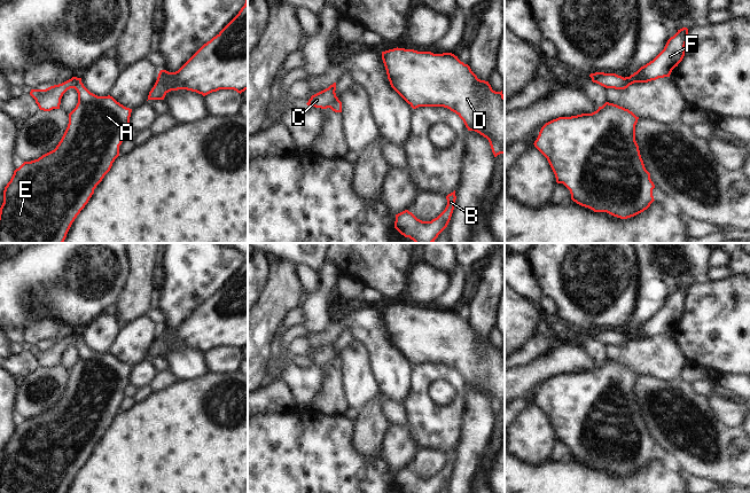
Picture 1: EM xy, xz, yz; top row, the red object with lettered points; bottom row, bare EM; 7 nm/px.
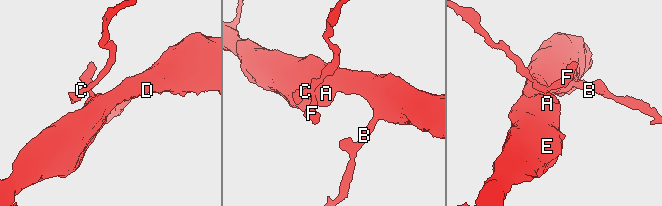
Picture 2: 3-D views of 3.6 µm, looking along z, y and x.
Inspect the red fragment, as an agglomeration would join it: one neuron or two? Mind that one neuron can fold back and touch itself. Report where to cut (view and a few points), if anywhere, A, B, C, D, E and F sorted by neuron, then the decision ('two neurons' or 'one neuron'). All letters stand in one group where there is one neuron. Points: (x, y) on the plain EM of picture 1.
cut yz (625, 335), (625, 341), (620, 345); groups A B D E F / C; two neurons

